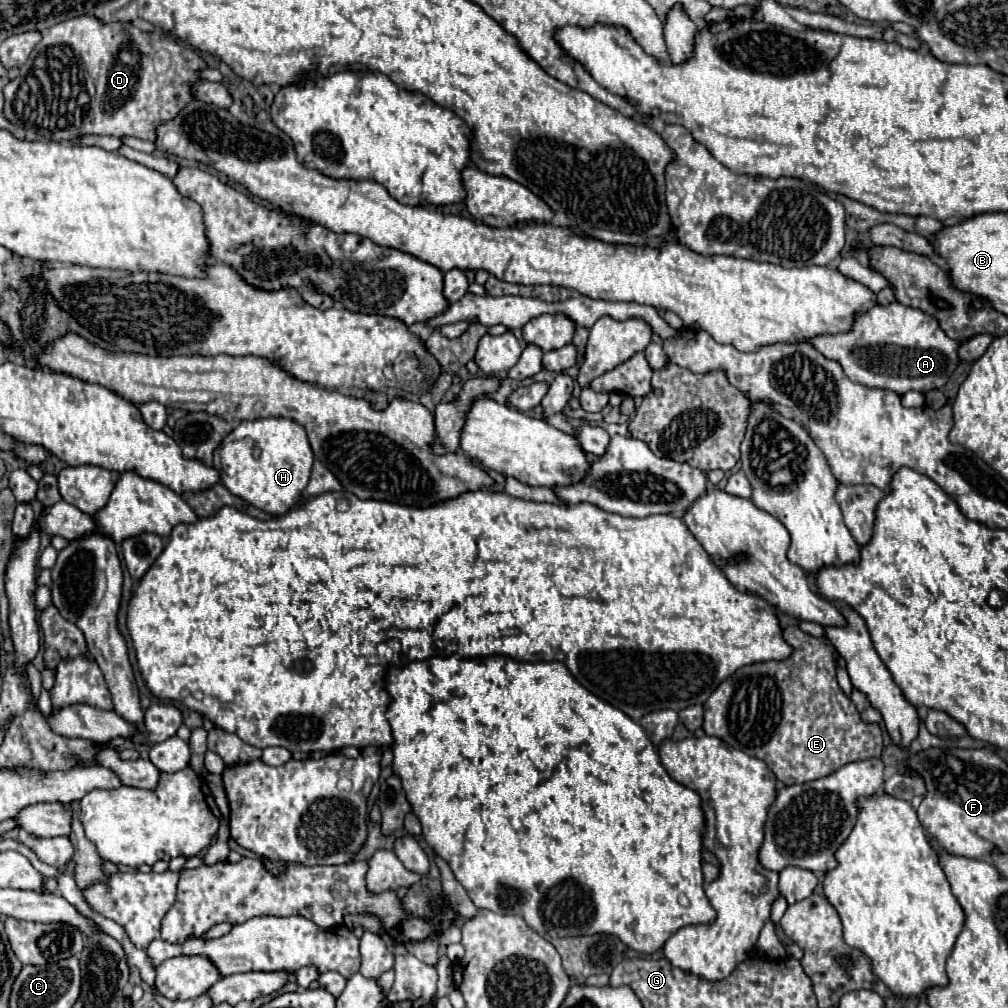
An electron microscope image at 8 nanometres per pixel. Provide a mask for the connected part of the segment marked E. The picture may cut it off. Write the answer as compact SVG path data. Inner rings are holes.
M797 626L785 628L783 638L793 648L789 658L743 666L715 688L705 702L705 734L717 736L729 746L767 762L775 776L787 786L829 776L855 760L879 758L883 750L881 726L863 722L855 704L839 688L835 678L835 660L839 654L833 644L827 638L809 636Z

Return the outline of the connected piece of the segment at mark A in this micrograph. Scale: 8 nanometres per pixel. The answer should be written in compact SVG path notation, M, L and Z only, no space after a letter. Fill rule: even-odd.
M899 302L873 306L855 318L851 332L835 336L817 336L809 340L825 358L837 360L845 374L863 386L885 388L903 396L909 390L927 394L947 384L959 366L959 342L949 338L935 316Z

